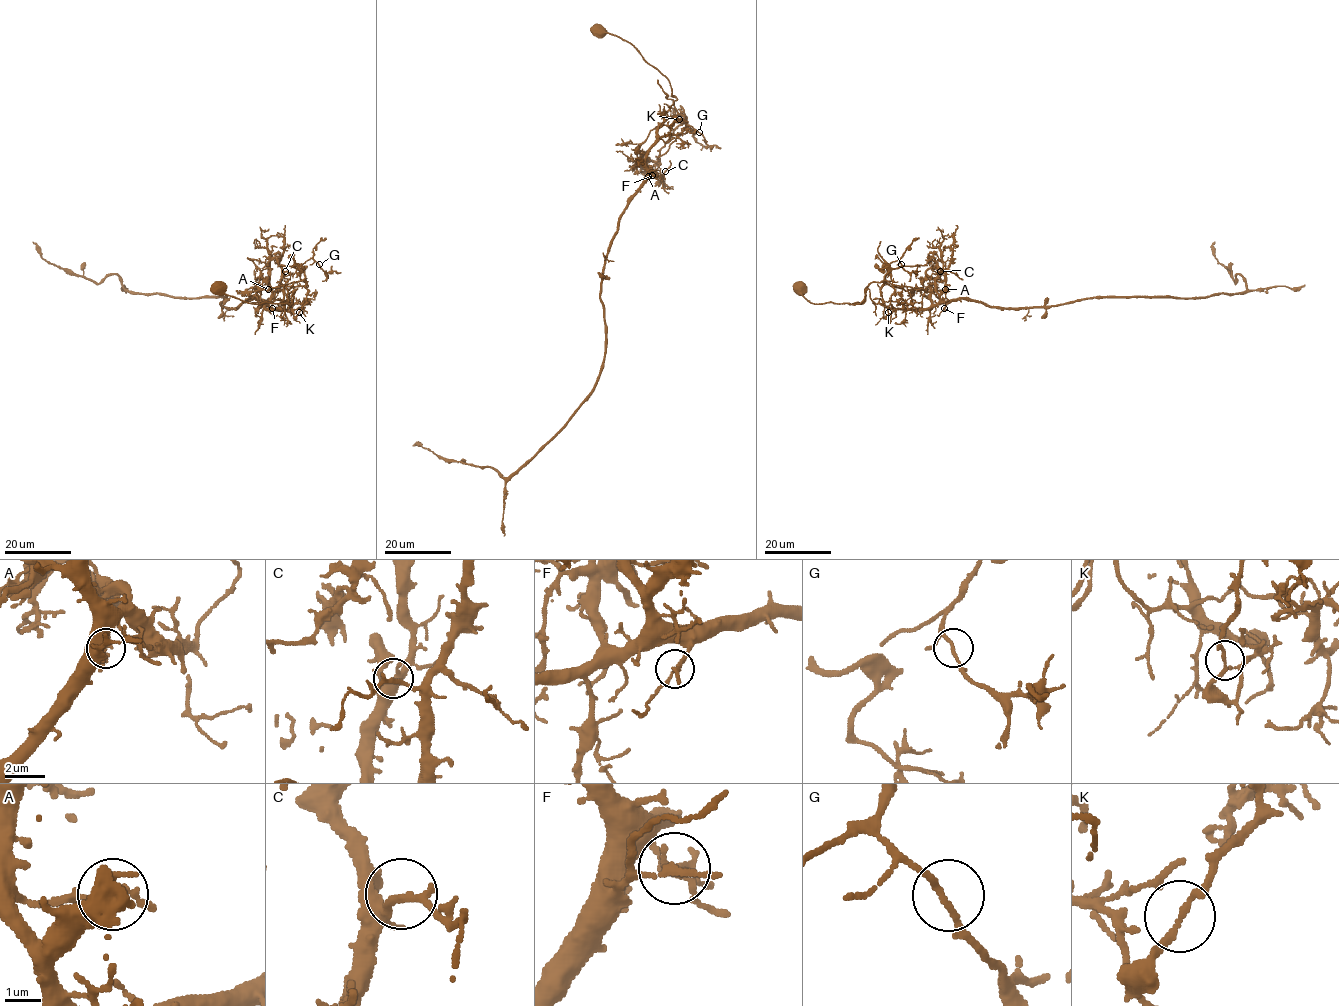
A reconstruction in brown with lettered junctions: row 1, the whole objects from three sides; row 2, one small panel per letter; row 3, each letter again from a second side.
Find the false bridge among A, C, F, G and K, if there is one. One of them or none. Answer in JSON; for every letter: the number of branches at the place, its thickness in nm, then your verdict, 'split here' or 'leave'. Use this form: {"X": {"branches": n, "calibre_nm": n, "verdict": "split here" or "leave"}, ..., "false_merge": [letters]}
{"A": {"branches": 2, "calibre_nm": 180, "verdict": "leave"}, "C": {"branches": 2, "calibre_nm": 190, "verdict": "leave"}, "F": {"branches": 2, "calibre_nm": 160, "verdict": "leave"}, "G": {"branches": 2, "calibre_nm": 150, "verdict": "leave"}, "K": {"branches": 2, "calibre_nm": 170, "verdict": "split here"}, "false_merge": ["K"]}

